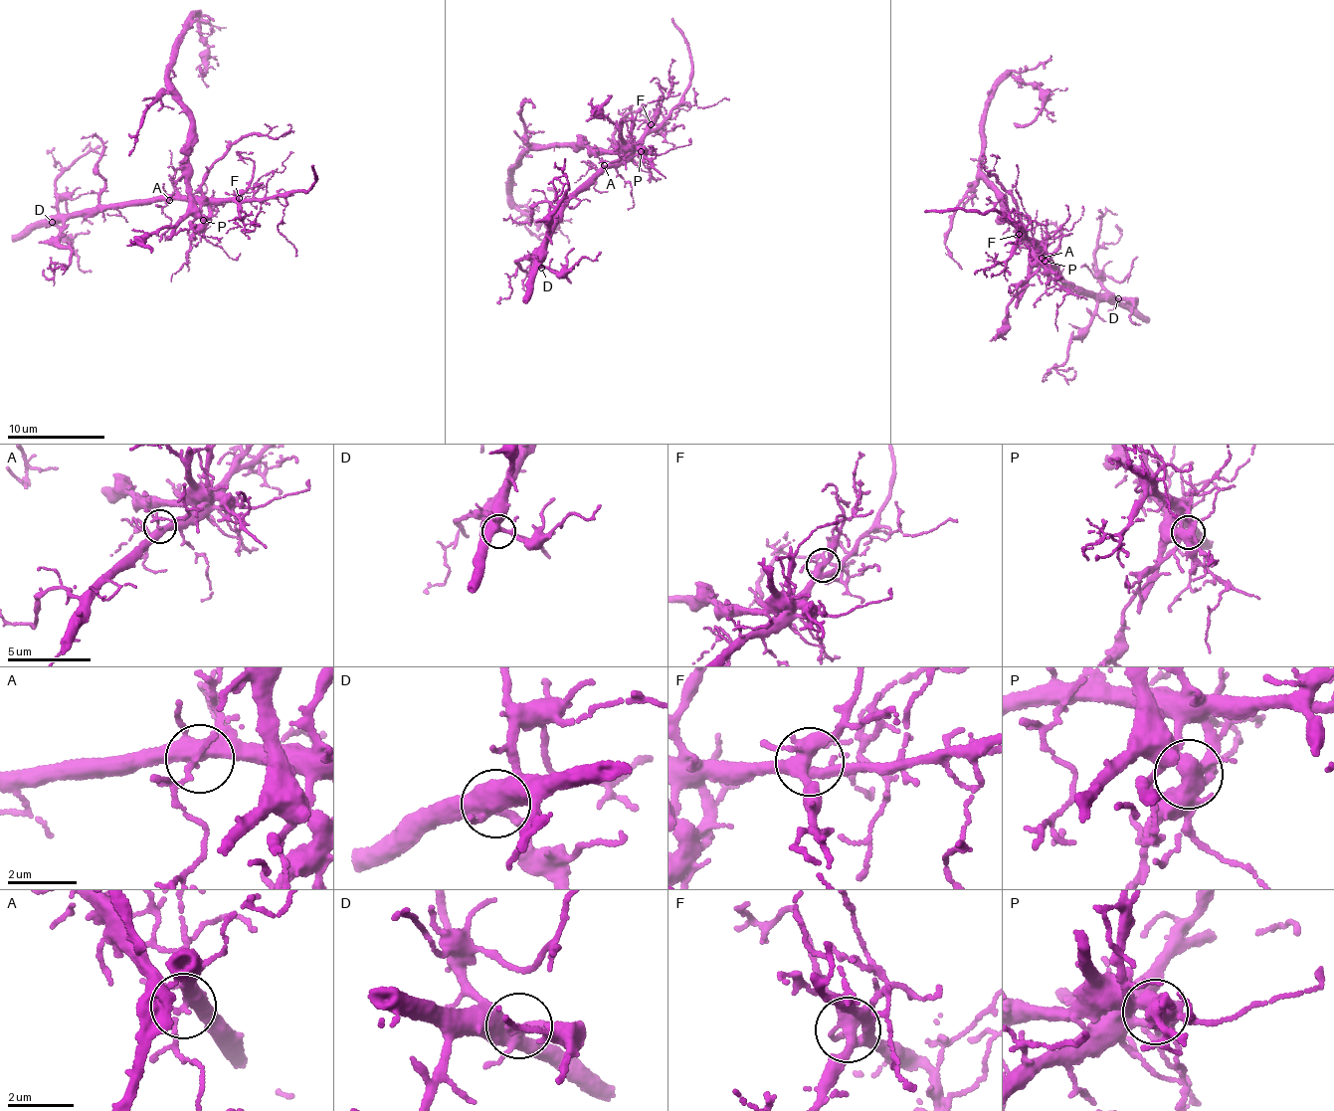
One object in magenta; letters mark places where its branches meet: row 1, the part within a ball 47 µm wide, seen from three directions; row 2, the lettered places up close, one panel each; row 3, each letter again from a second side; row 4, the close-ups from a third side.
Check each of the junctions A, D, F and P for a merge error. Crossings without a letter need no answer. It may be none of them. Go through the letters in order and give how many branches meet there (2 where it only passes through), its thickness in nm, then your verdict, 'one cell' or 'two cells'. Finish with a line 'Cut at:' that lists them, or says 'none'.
A: branches 4; calibre 360 nm; one cell
D: branches 5; calibre 440 nm; one cell
F: branches 5; calibre 380 nm; one cell
P: branches 6; calibre 460 nm; two cells
Cut at: P

